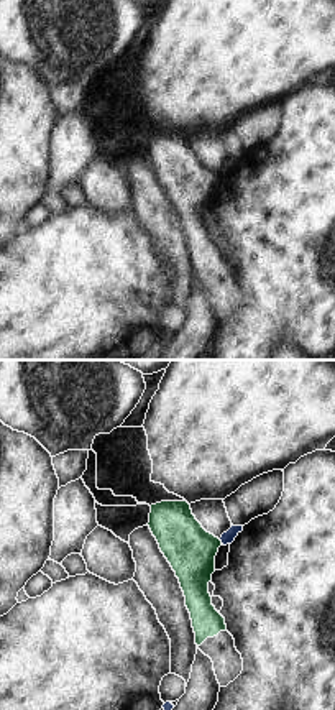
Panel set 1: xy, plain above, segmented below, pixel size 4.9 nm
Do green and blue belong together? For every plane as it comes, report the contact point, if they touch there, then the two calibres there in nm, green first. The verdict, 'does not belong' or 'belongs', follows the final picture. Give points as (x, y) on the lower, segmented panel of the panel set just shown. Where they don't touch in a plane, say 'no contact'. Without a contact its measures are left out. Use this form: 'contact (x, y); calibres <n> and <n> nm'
contact (220, 541); calibres 240 and 60 nm

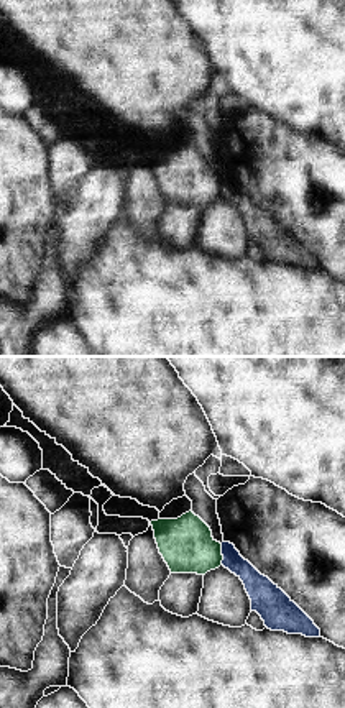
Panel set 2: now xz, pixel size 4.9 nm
contact (220, 554); calibres 260 and 130 nm

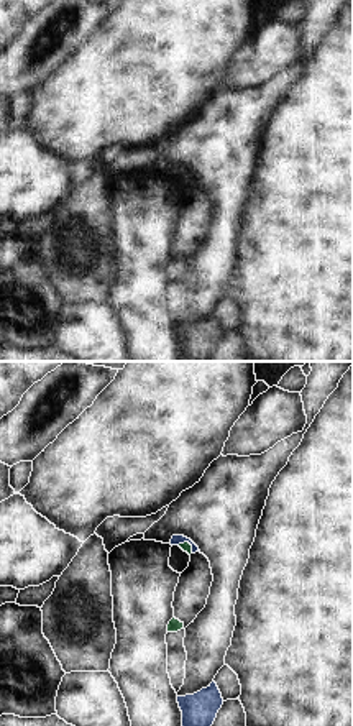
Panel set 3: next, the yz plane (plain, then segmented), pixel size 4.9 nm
contact (187, 542); calibres 50 and 50 nm

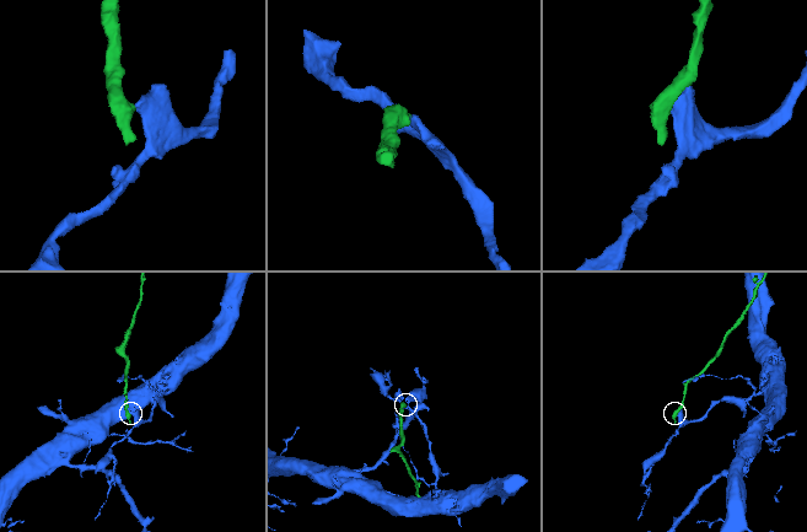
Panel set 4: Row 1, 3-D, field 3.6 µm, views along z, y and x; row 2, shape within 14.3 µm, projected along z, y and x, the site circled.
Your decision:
does not belong

